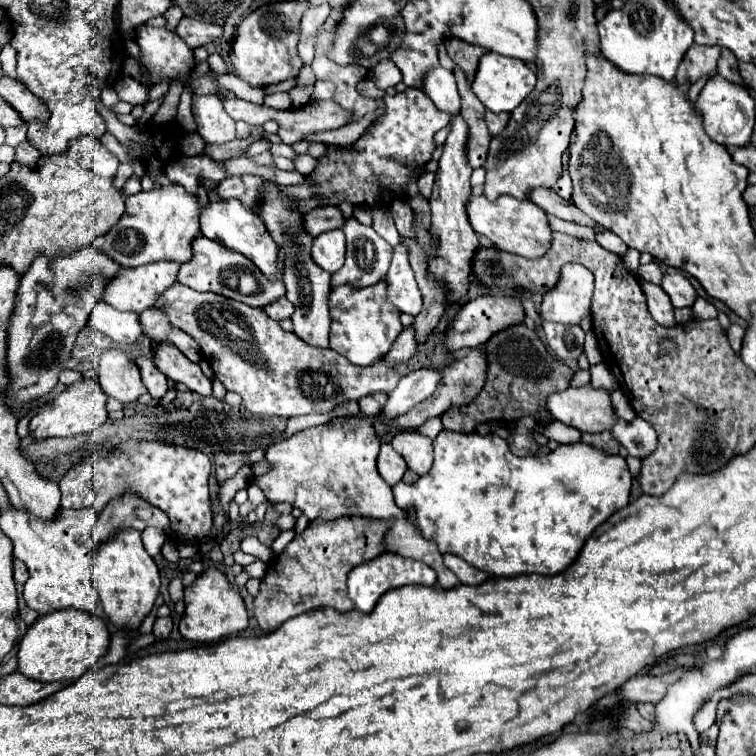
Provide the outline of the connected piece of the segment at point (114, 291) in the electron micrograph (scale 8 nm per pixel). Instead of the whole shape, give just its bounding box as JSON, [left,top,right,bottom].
[102,260,182,314]

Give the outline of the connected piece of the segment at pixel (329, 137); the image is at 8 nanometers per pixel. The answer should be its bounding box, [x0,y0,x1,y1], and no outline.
[312,110,378,148]

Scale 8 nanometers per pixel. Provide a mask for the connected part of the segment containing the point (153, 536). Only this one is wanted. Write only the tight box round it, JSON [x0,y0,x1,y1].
[142,528,164,558]

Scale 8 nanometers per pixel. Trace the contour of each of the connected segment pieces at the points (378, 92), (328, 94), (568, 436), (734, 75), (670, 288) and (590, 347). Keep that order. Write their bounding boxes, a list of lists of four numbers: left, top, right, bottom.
[[358,78,386,100],[312,81,335,100],[534,420,580,444],[716,48,744,84],[662,274,696,308],[584,330,603,365]]

